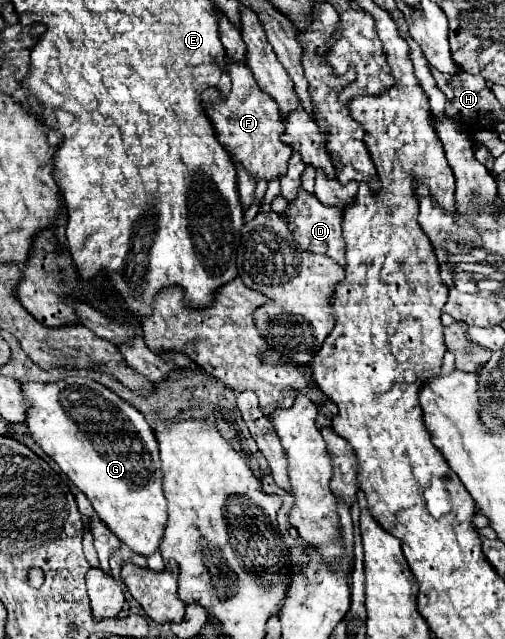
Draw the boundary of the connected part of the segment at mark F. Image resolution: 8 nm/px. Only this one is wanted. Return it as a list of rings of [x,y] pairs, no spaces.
[[[229,64],[229,76],[233,80],[233,88],[229,94],[221,94],[215,88],[207,88],[201,94],[207,114],[217,130],[219,142],[227,148],[233,162],[241,164],[253,176],[253,180],[271,182],[279,176],[285,176],[291,150],[281,142],[285,124],[281,120],[277,102],[259,88],[257,80],[245,64]]]

